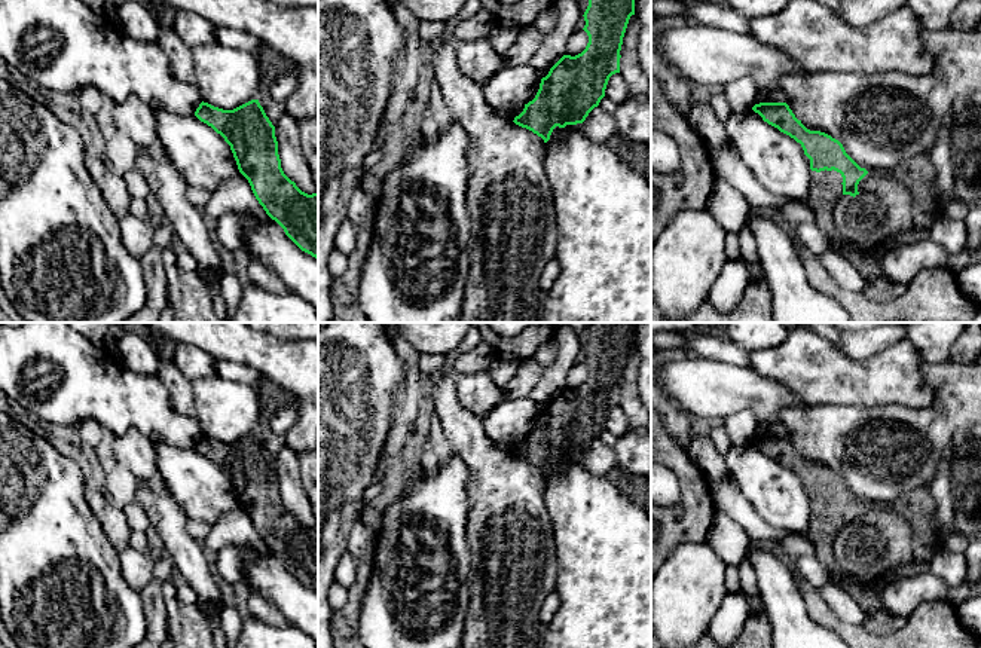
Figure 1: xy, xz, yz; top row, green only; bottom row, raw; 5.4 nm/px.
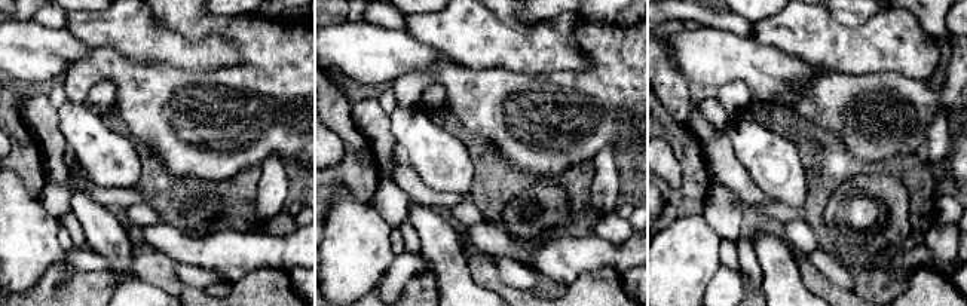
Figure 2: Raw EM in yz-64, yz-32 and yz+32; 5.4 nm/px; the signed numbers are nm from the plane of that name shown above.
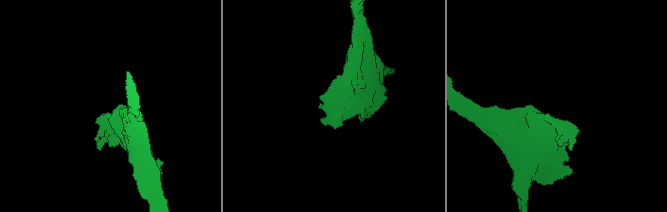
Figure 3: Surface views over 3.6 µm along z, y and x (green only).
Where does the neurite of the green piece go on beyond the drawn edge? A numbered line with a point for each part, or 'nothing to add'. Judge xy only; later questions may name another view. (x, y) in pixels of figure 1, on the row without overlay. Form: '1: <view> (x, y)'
nothing to add

